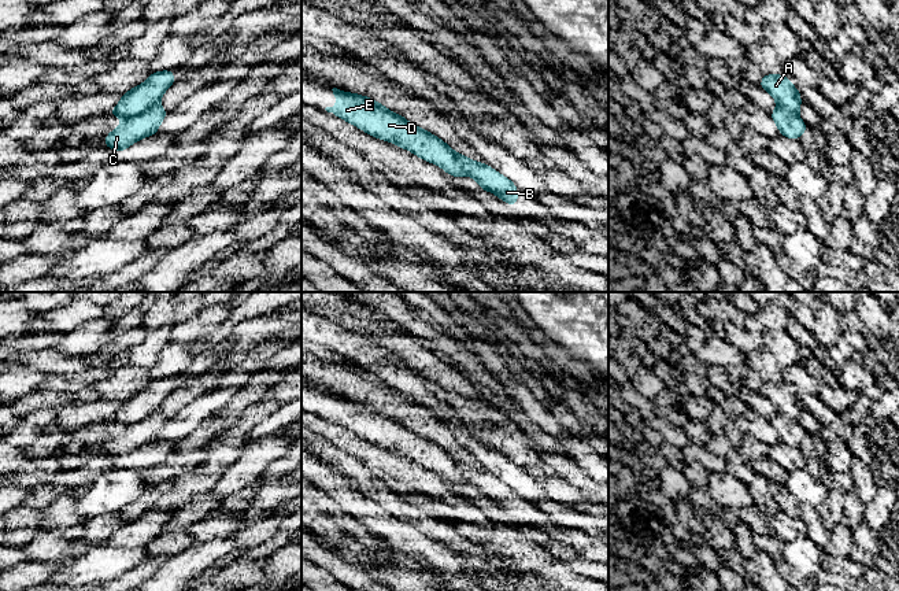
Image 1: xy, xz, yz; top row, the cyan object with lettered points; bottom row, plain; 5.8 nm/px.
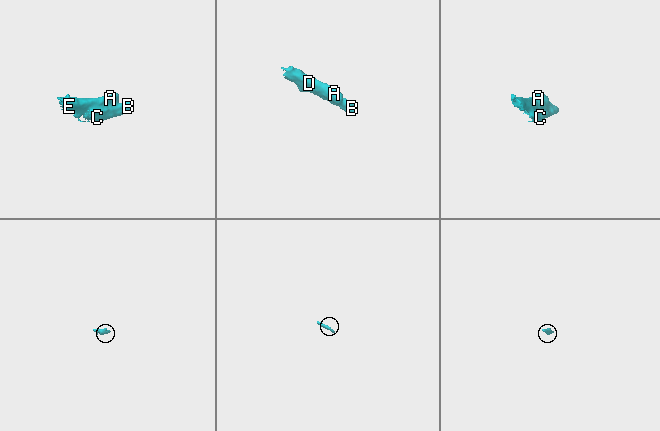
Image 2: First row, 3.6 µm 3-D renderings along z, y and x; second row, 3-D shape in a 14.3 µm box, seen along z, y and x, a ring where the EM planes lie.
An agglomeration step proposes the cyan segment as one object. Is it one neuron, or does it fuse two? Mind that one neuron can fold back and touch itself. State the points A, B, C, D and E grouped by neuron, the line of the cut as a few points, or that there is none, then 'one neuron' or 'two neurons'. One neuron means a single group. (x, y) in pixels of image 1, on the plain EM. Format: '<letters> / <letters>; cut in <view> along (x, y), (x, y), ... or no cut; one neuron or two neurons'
A D E / B C; cut in xy along (156, 410), (126, 427); two neurons

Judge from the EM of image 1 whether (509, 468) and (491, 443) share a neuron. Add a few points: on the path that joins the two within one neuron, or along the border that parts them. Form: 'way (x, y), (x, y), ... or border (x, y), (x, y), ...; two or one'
border (484, 446), (502, 451), (514, 462), (525, 466); two

